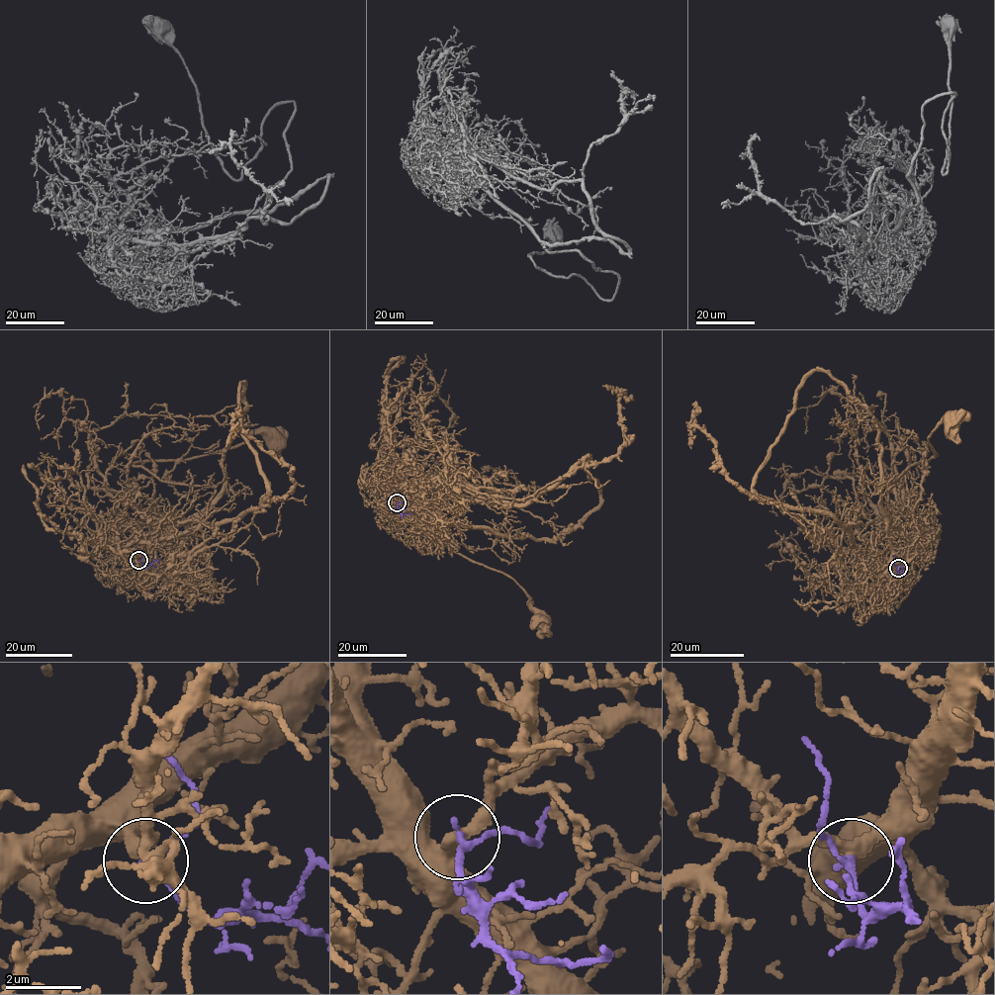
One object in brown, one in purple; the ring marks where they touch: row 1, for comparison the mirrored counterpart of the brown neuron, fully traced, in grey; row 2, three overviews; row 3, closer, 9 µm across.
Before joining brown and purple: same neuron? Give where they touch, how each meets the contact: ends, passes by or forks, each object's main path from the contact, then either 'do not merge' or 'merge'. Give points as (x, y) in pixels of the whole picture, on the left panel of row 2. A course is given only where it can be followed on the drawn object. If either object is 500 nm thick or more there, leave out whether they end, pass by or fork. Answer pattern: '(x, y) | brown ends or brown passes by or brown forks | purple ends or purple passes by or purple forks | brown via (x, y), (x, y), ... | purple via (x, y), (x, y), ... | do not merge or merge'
(138, 560) | brown passes by | purple passes by | brown via (139, 560), (203, 487), (160, 480), (135, 464), (185, 460), (234, 447), (254, 433), (271, 436) | purple via (139, 560), (143, 565), (155, 560), (158, 562) | merge

